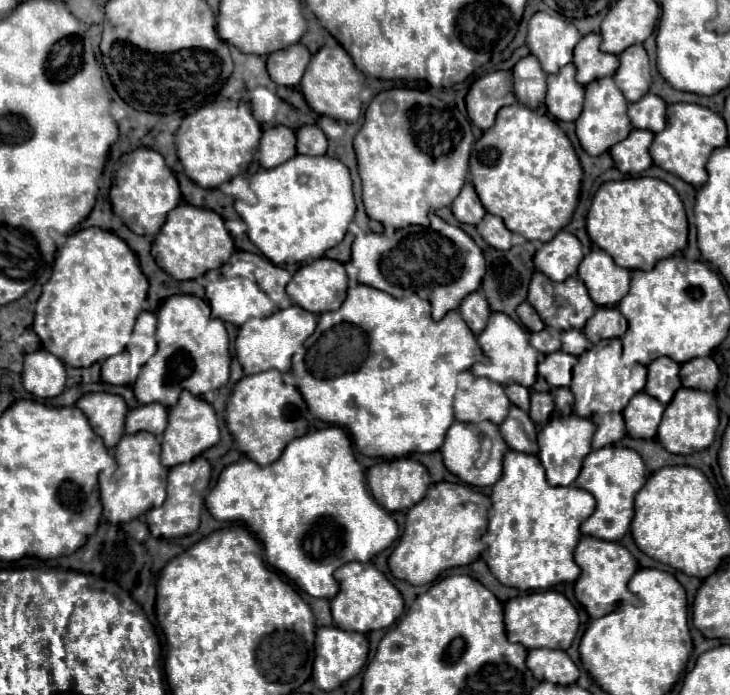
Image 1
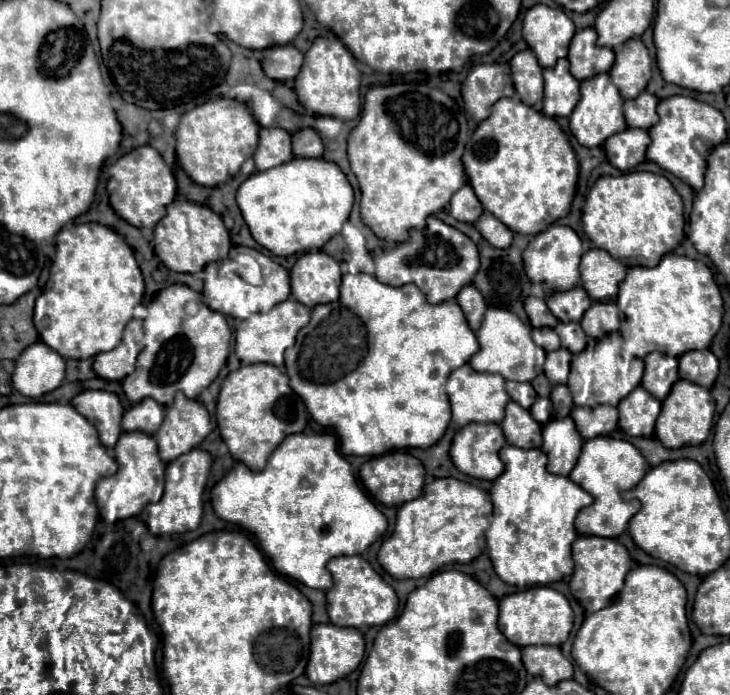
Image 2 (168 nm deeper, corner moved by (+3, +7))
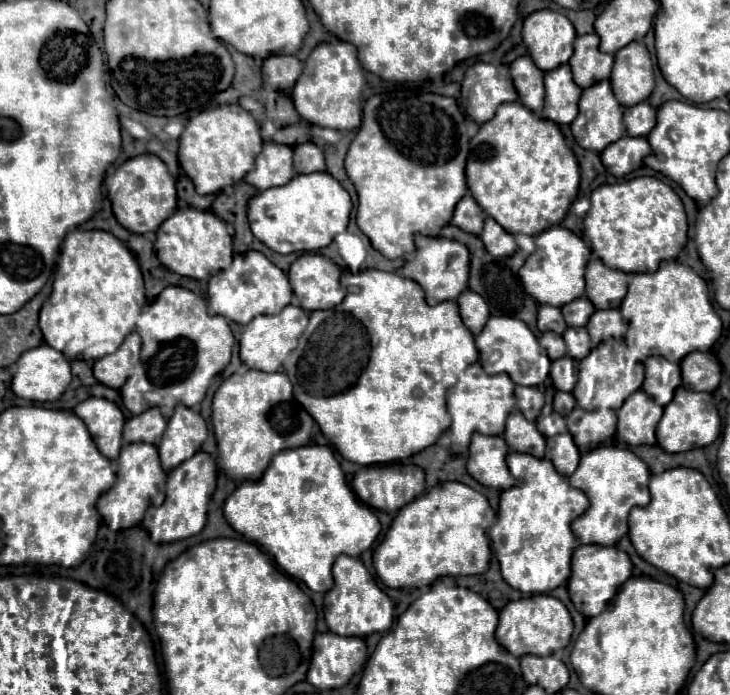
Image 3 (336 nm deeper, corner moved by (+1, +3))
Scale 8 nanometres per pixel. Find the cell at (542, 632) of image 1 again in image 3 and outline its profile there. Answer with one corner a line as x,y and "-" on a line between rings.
533,595
527,599
511,601
501,609
495,639
515,657
523,657
529,653
543,657
563,649
571,641
571,633
573,633
573,621
567,607
551,595

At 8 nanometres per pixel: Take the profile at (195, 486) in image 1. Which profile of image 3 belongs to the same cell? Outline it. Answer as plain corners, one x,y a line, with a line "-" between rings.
205,451
195,453
191,459
175,467
167,477
167,497
163,505
157,507
141,523
141,526
151,535
151,541
173,543
173,541
197,535
207,521
207,505
215,491
215,479
217,479
217,465
213,457

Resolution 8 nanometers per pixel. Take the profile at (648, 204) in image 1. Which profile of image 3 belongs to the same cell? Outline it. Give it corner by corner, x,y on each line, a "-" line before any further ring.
637,177
593,191
593,207
583,220
583,237
592,252
611,269
651,273
661,261
675,259
687,243
687,215
677,193
655,177

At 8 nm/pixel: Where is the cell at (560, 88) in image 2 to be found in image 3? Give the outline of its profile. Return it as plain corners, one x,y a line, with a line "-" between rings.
569,65
557,67
555,71
545,73
545,109
543,119
549,119
557,125
571,123
577,115
581,87
573,81

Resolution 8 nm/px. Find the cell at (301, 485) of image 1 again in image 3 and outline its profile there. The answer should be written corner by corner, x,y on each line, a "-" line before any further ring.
319,445
285,449
279,455
275,455
263,479
243,481
235,489
235,493
225,501
223,511
235,531
239,531
247,539
263,547
267,553
271,553
275,563
287,575
291,575
297,581
303,581
311,591
319,591
319,593
327,593
333,587
331,585
333,561
339,555
359,557
375,543
381,531
381,523
373,515
373,511
361,505
355,493
351,493
349,485
345,483
345,475
337,459
333,457
333,451
329,447
319,447

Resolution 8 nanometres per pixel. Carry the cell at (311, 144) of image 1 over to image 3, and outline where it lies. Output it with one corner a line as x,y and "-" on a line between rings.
303,143
293,149
293,161
295,161
295,173
315,173
325,171
325,159
323,151
315,143

